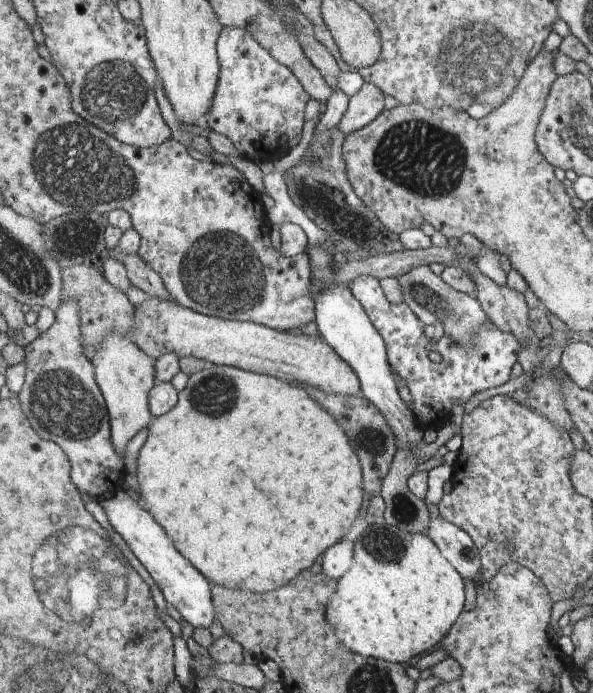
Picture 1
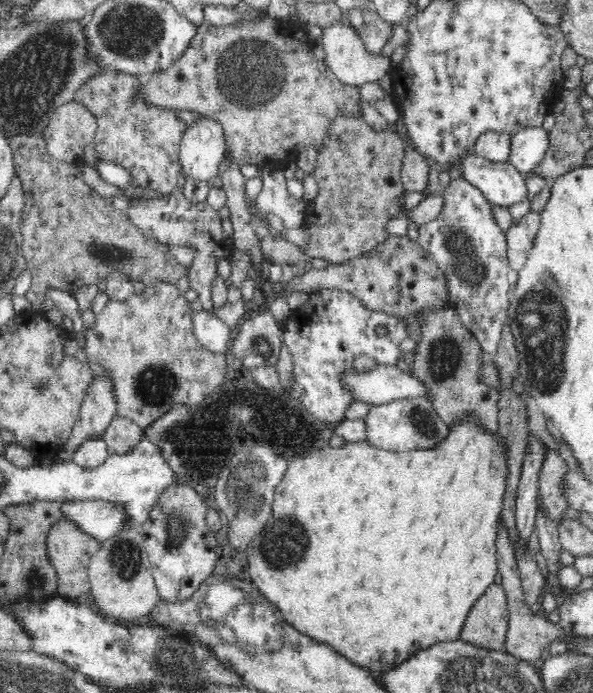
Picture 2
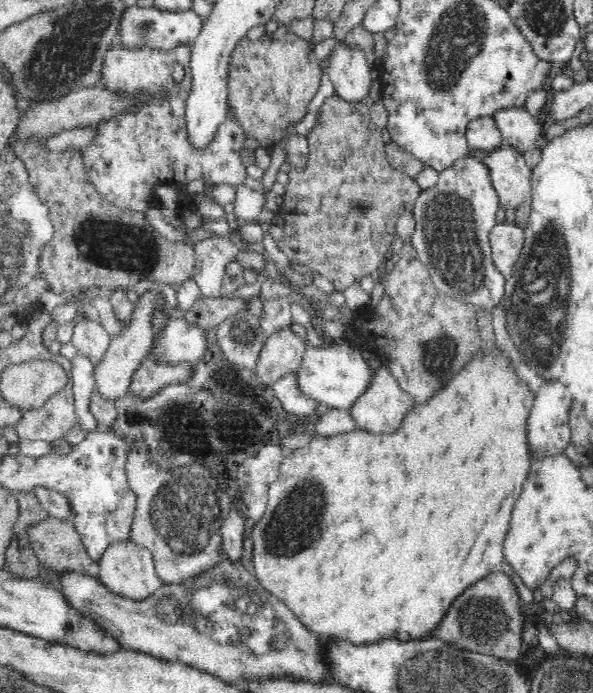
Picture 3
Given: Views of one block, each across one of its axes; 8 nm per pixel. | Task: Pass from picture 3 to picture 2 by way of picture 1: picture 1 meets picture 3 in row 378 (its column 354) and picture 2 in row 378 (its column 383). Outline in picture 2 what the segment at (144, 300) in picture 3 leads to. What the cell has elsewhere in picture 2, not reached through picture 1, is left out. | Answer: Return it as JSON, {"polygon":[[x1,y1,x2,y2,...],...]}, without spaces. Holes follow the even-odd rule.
{"polygon":[[93,374,81,404,80,422,72,430,63,448,58,451,58,459,70,460,74,457,72,452,80,442,84,442,90,436,103,436,116,414,116,397,112,379]]}

